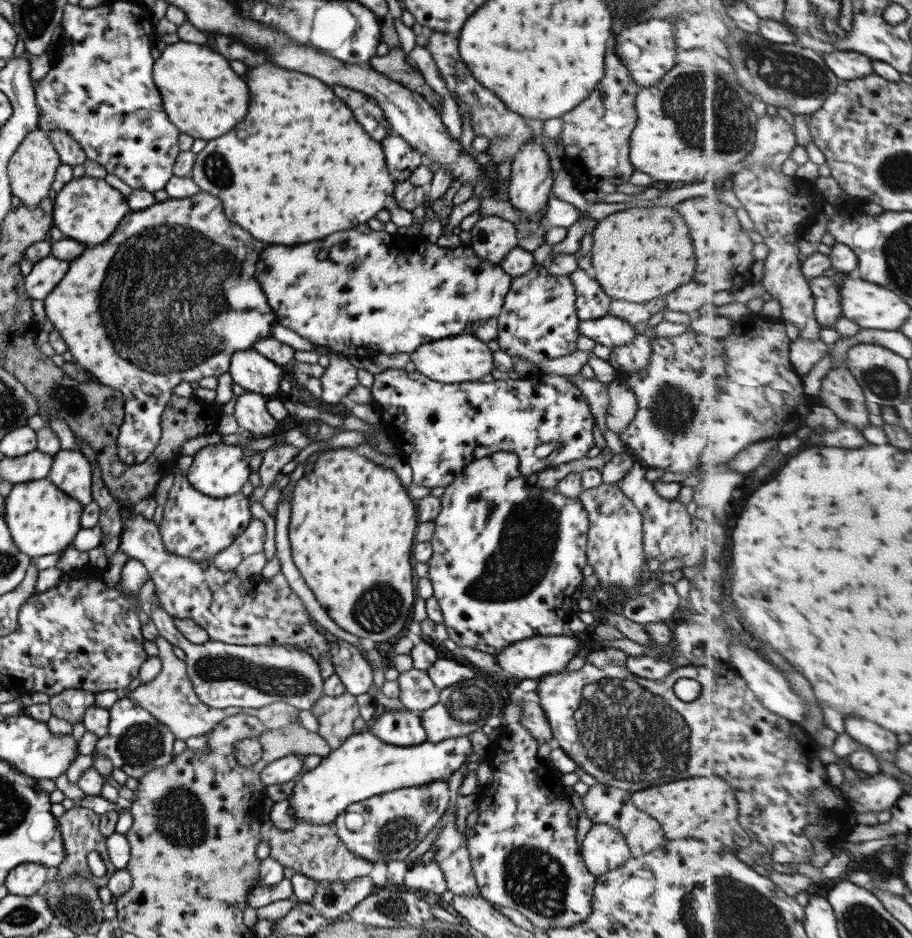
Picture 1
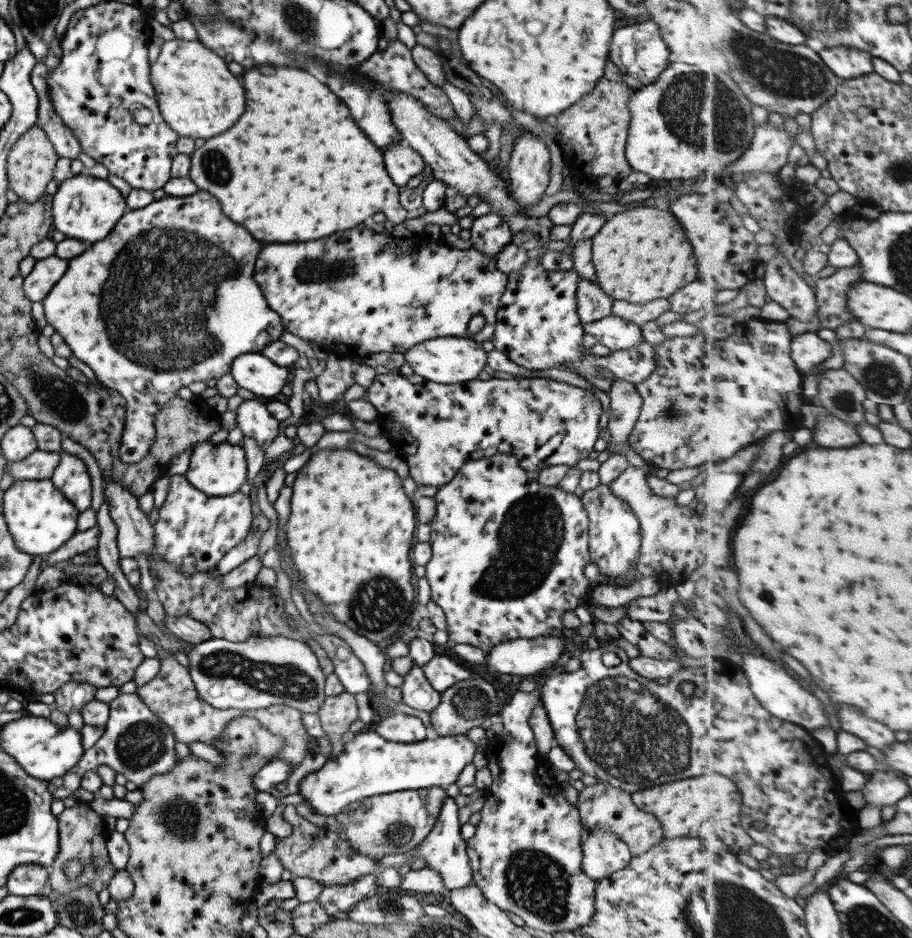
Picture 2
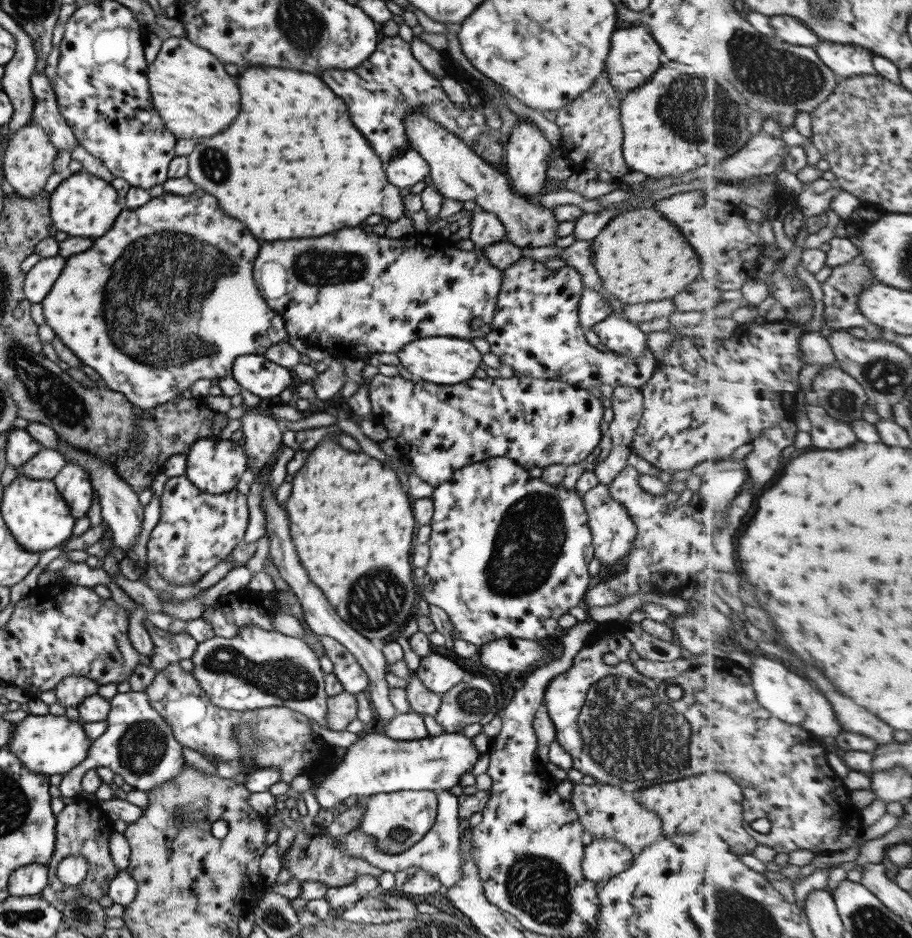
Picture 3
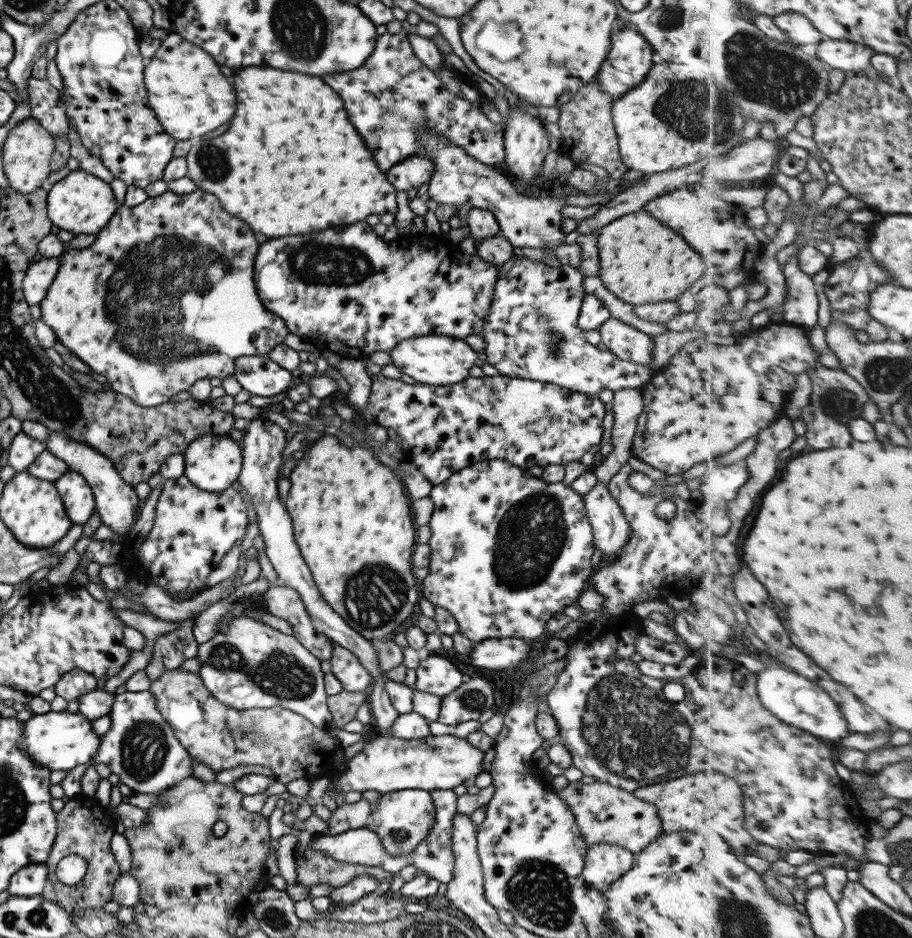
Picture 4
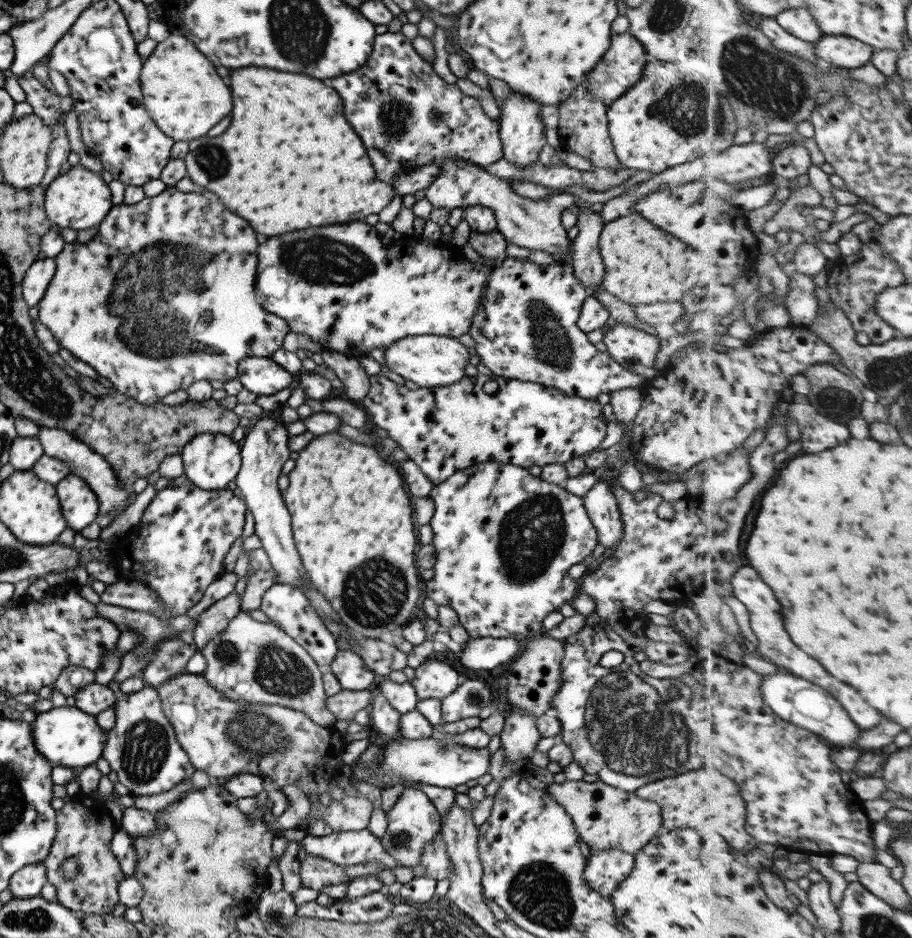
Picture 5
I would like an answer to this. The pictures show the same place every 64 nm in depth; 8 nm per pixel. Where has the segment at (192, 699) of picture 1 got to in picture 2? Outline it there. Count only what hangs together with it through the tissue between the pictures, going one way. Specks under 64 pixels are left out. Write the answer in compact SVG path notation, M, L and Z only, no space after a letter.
M166 656L160 661L157 674L147 684L136 688L139 698L164 722L171 730L176 742L189 744L189 742L203 742L215 748L216 740L224 732L224 725L232 718L246 714L237 708L213 708L198 697L198 692L189 676L187 668L183 667L173 656Z

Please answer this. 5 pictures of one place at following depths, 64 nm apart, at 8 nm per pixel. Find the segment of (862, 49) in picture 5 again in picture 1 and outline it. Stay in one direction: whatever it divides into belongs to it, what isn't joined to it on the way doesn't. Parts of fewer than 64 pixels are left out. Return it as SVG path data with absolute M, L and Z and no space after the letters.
M832 51L823 53L829 68L841 80L857 80L874 73L873 59L855 51Z

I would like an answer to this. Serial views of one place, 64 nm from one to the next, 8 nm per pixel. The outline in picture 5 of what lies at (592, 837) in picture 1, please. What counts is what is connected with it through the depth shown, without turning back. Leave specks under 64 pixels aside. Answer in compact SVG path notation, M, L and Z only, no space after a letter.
M616 849L594 850L585 862L582 878L595 892L609 898L617 884L629 875L633 864L632 854Z

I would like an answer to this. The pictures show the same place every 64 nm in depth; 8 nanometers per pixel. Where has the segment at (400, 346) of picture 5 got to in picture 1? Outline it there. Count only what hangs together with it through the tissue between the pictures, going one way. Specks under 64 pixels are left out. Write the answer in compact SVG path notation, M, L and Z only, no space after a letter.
M458 335L427 342L409 353L409 357L417 373L444 384L479 381L481 376L493 369L491 350L487 348L487 344L472 335Z

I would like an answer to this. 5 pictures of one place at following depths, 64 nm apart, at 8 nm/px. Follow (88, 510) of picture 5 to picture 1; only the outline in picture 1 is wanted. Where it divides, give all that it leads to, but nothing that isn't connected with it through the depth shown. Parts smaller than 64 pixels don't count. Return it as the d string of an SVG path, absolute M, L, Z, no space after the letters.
M59 449L53 456L53 463L47 475L53 486L81 506L84 507L92 501L91 466L81 452Z

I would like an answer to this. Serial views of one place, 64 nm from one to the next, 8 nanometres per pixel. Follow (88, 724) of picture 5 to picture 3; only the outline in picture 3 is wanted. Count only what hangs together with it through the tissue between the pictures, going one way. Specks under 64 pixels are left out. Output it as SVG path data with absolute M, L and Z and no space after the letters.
M51 713L27 714L10 730L9 750L18 756L25 768L37 774L46 774L49 778L52 774L64 775L80 764L87 756L91 743L85 734L84 723L80 719L71 721L64 714L59 716Z

